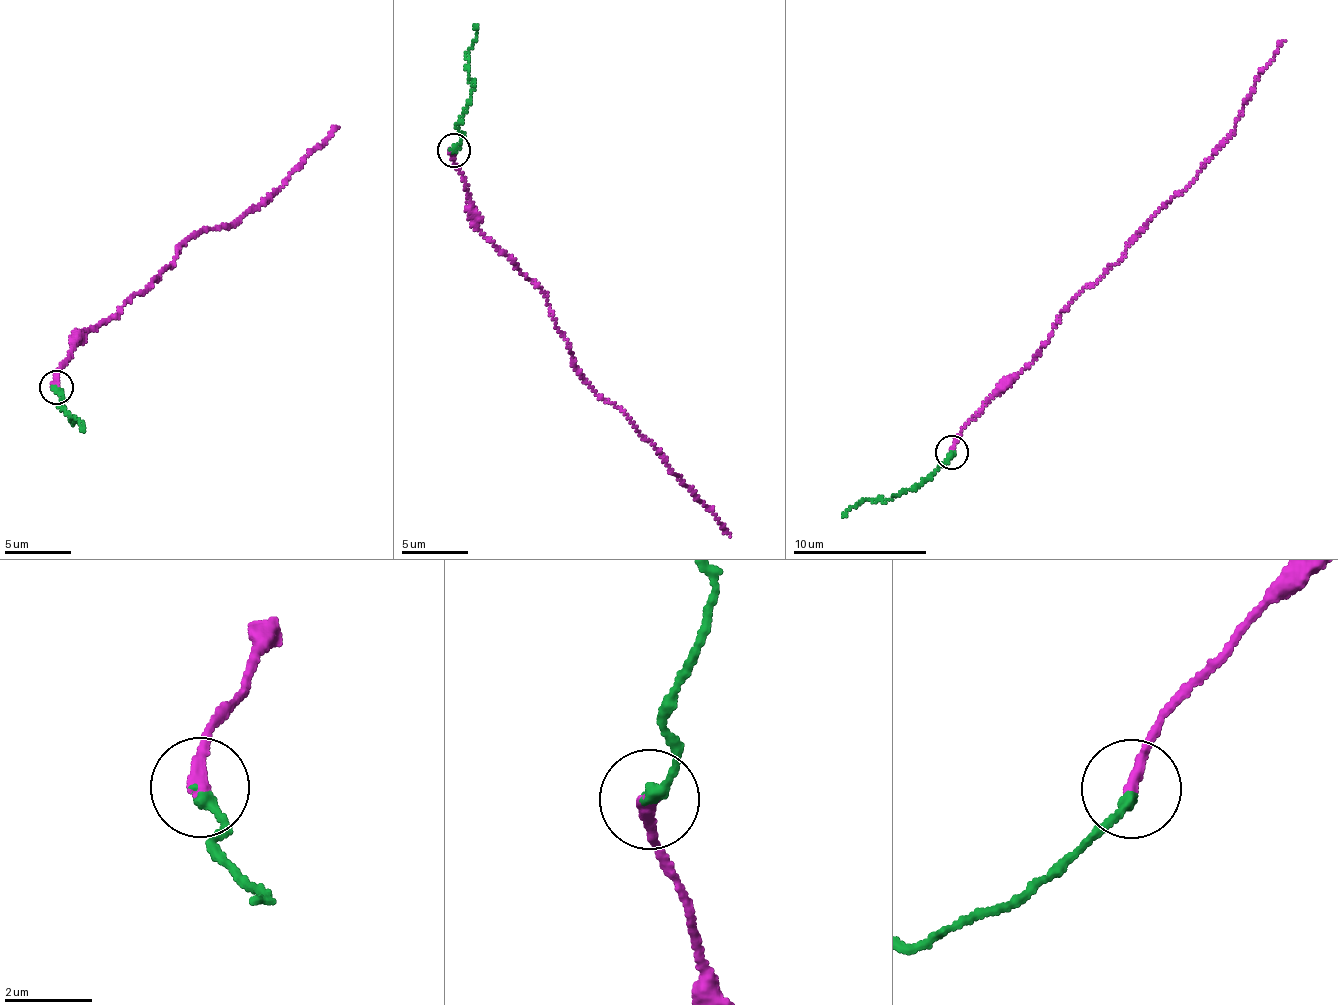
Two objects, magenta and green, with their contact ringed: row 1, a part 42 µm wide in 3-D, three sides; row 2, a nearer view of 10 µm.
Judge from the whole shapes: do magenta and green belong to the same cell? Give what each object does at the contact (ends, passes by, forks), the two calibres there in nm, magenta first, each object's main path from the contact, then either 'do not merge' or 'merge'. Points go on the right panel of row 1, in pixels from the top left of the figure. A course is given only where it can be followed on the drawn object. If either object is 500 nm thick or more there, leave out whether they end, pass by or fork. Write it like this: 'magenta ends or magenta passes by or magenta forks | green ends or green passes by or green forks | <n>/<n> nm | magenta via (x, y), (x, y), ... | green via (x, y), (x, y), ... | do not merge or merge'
magenta ends | green ends | 320/260 nm | magenta via (951, 452), (954, 438), (1037, 355), (1079, 295), (1122, 257), (1129, 240), (1201, 171), (1285, 41) | green via (951, 452), (924, 479), (909, 489), (889, 499), (862, 499), (842, 517) | merge

